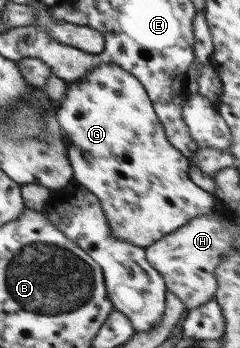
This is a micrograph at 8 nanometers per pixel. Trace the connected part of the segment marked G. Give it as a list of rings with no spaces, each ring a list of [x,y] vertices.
[[[102,64],[92,68],[86,78],[68,82],[66,95],[65,100],[58,102],[56,117],[66,133],[73,180],[98,197],[112,236],[146,249],[188,224],[192,218],[212,212],[216,206],[213,194],[202,190],[190,179],[188,157],[168,141],[147,90],[134,75],[116,64]]]

